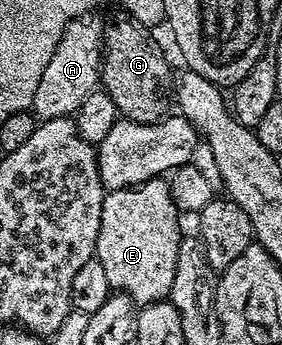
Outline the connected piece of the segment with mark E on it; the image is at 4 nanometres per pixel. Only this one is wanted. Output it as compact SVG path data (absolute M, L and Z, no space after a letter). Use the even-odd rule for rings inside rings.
M162 177L149 179L135 187L106 191L103 194L100 231L94 250L100 265L104 265L104 274L115 292L127 295L135 305L157 303L169 296L176 272L177 247L180 240L178 218L180 212L170 196L170 184Z

